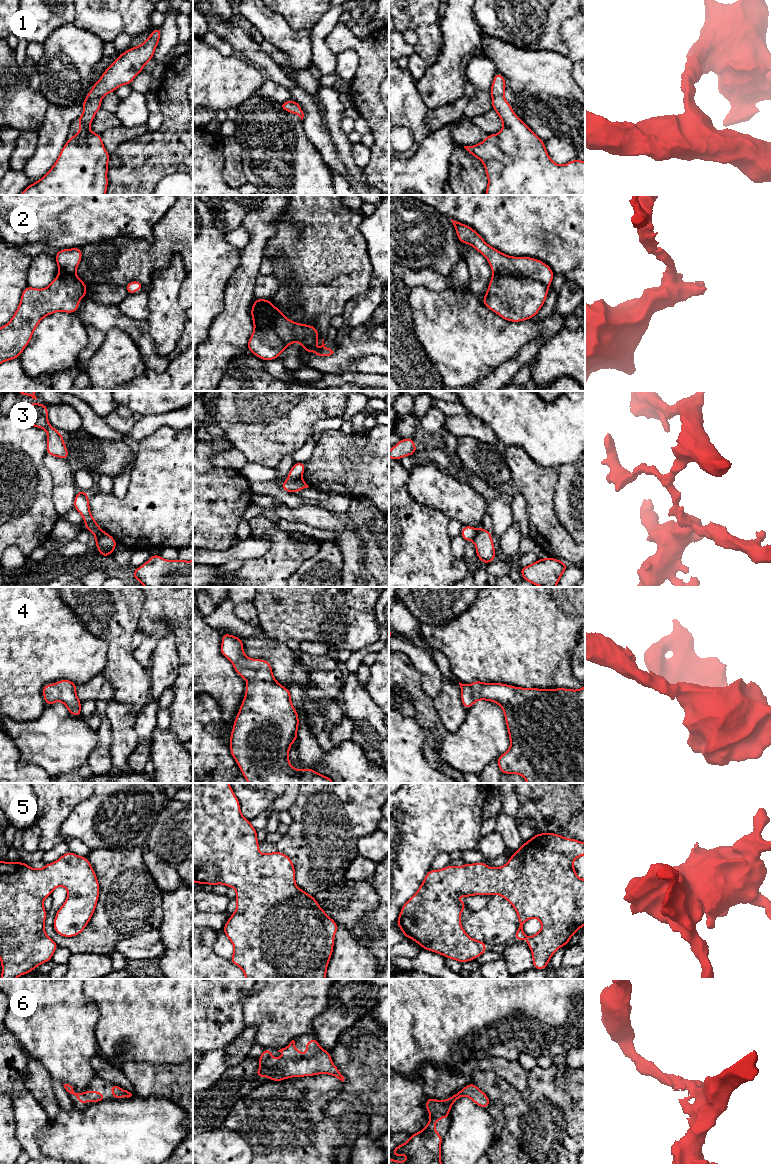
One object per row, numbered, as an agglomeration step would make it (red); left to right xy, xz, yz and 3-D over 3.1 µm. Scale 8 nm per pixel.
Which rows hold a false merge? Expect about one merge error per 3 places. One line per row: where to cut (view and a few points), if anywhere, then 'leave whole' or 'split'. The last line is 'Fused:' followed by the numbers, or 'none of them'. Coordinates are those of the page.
1: no cut; leave whole
2: cut in yz along (493, 273), (509, 273), (531, 277), (539, 280), (547, 287); split
3: cut in xz along (300, 477), (288, 480); split
4: no cut; leave whole
5: no cut; leave whole
6: no cut; leave whole
Fused: 2, 3

